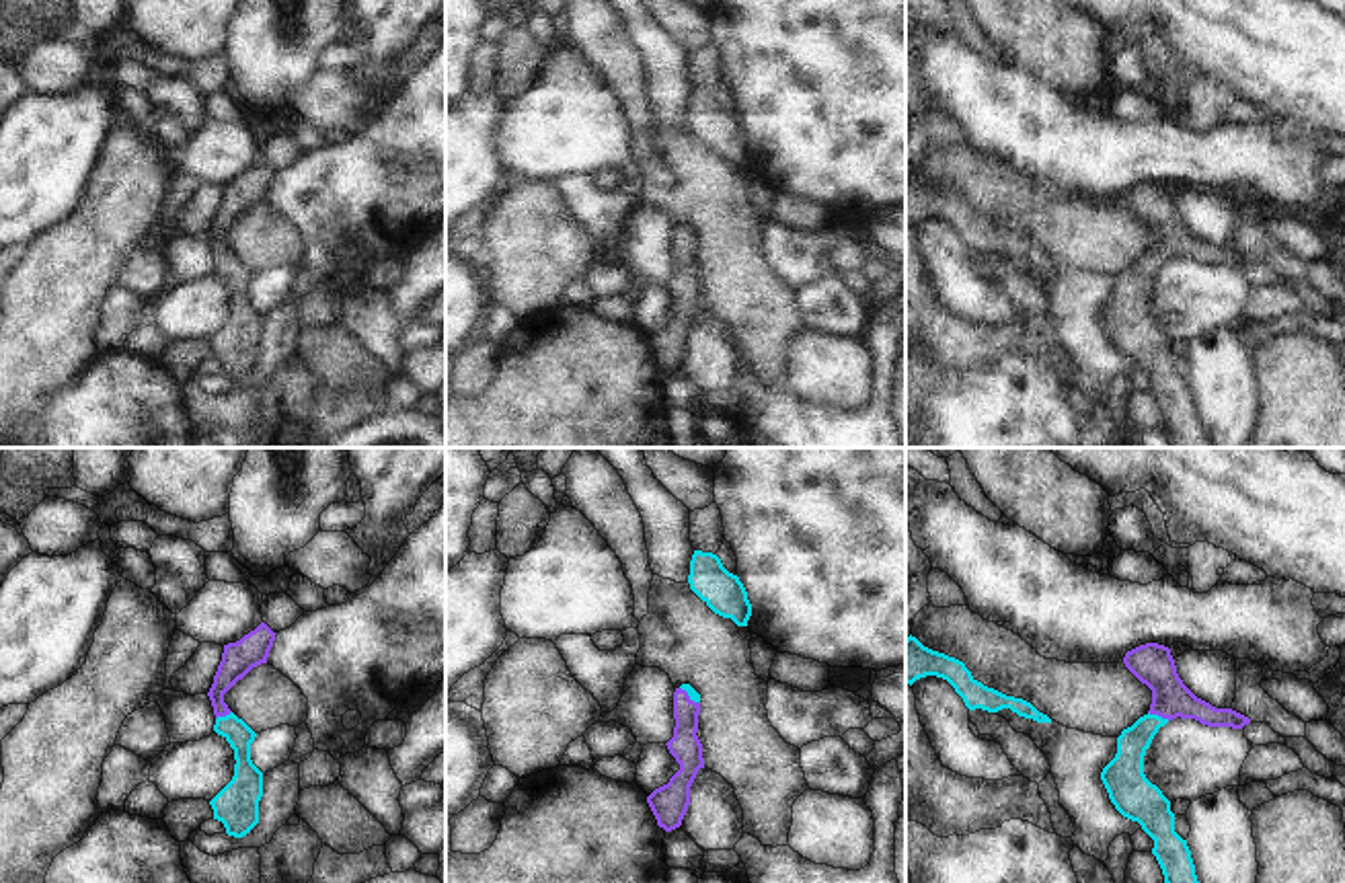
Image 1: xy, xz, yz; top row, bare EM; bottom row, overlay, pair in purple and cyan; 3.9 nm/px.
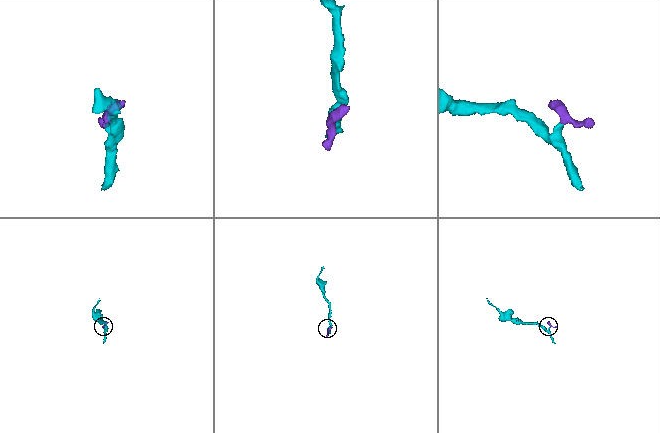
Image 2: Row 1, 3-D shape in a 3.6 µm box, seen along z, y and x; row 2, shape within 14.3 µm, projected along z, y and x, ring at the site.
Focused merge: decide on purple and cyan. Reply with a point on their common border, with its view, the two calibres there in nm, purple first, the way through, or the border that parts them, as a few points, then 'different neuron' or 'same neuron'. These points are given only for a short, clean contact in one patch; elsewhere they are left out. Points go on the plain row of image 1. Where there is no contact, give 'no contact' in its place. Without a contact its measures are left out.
contact yz (1159, 255); calibres 160 and 140 nm; way yz (1153, 204), (1161, 216), (1159, 255), (1132, 284), (1126, 309); same neuron

